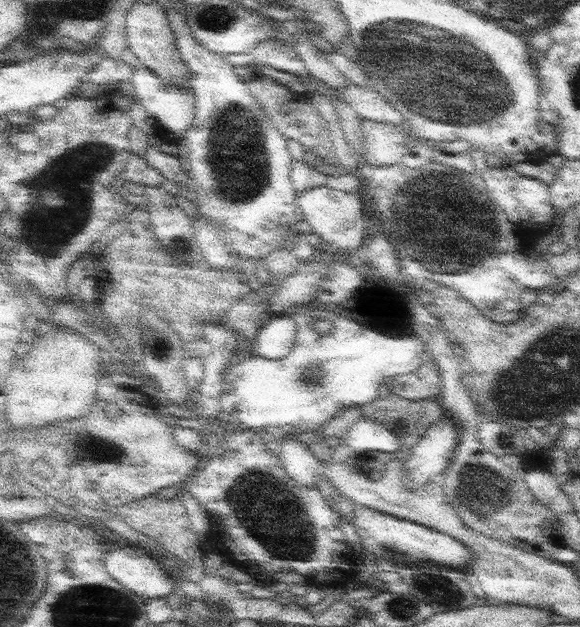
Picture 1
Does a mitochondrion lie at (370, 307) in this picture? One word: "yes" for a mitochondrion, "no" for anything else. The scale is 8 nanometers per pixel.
no

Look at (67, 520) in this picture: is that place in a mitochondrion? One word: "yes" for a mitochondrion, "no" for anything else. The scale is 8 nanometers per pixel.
no

